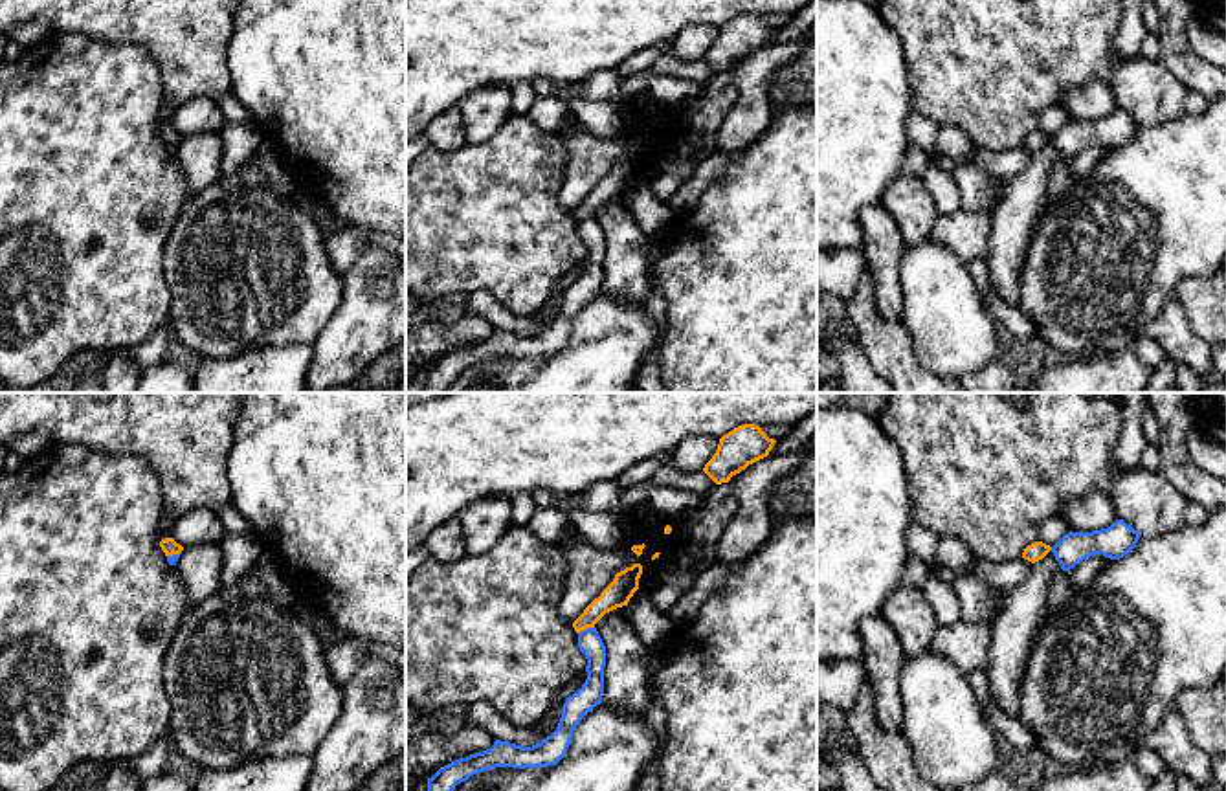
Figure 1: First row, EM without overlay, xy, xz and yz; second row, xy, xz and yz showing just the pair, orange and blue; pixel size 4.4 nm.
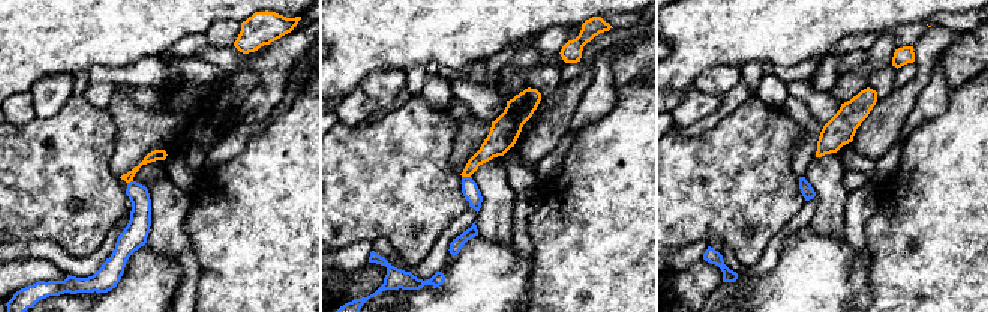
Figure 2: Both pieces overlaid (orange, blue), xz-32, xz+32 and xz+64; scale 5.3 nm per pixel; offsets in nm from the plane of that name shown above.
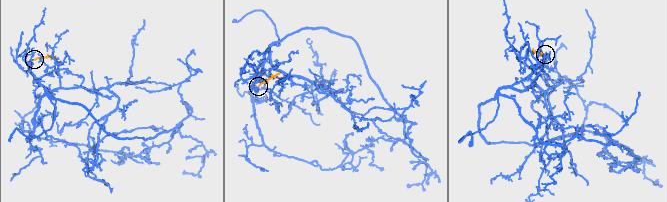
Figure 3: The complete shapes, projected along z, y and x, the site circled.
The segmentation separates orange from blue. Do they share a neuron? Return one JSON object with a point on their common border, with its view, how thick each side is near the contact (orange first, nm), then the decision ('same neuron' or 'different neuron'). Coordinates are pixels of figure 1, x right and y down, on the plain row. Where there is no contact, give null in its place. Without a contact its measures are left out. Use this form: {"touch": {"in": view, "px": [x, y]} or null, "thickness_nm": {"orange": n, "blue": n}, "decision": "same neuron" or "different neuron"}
{"touch": {"in": "xz", "px": [586, 217]}, "thickness_nm": {"orange": 110, "blue": 110}, "decision": "different neuron"}

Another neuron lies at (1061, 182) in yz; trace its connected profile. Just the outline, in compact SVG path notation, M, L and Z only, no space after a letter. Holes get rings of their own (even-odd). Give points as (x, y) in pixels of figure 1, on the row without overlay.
M1068 160L1057 162L1050 173L1048 193L1041 213L1046 211L1048 206L1068 195L1074 189L1076 182L1077 180L1072 176Z

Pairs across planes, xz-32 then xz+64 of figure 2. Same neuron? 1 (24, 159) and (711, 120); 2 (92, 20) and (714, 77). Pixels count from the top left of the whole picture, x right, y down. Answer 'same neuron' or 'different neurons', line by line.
1: different neurons
2: different neurons

